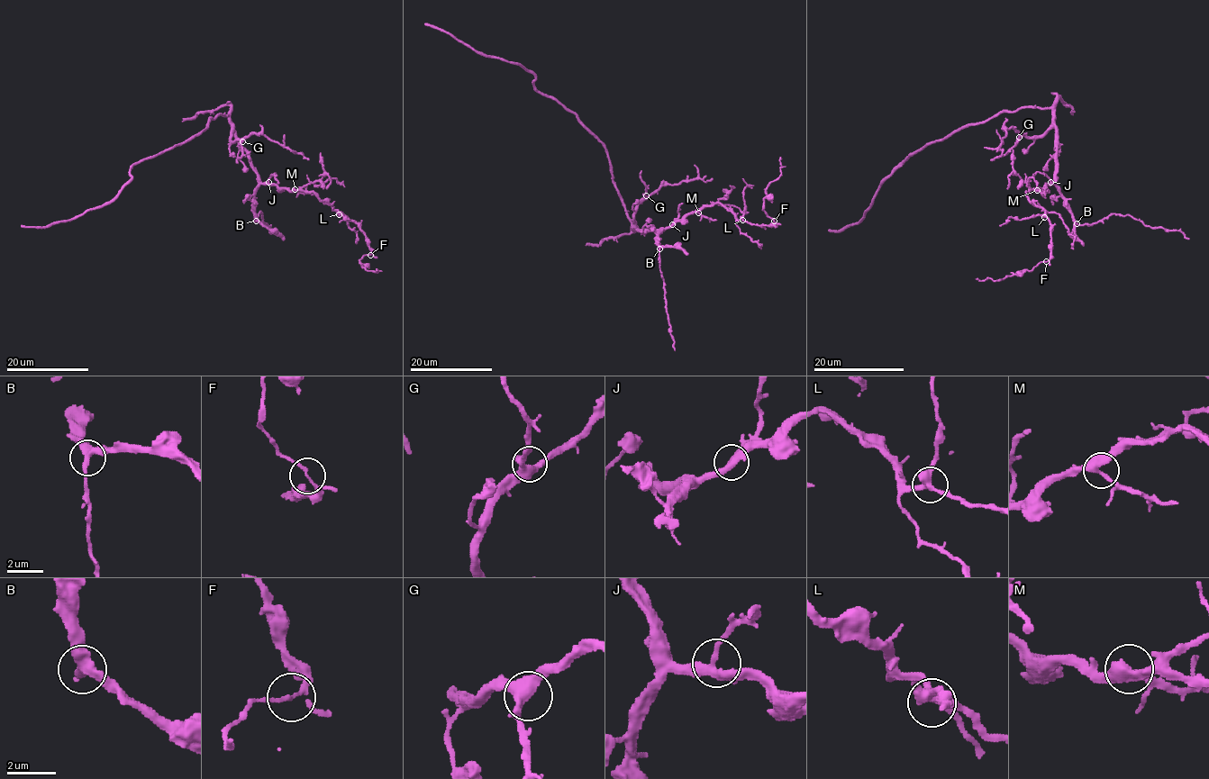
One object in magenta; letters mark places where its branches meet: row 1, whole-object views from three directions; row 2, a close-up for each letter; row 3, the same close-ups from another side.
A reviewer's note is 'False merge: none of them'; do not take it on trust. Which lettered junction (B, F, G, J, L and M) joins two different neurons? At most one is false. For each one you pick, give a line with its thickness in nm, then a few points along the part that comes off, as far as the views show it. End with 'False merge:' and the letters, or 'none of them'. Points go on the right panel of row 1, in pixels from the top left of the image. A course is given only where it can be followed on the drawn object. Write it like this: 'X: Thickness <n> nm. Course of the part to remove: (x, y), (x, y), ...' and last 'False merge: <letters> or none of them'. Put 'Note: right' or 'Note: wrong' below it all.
False merge: none of them
Note: right

